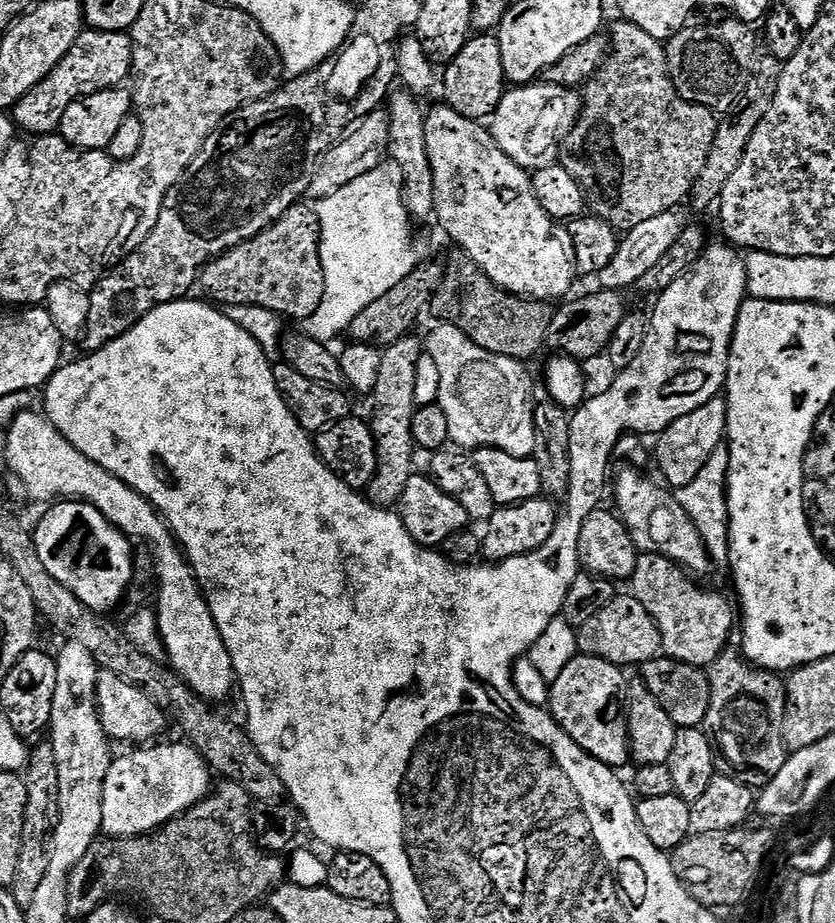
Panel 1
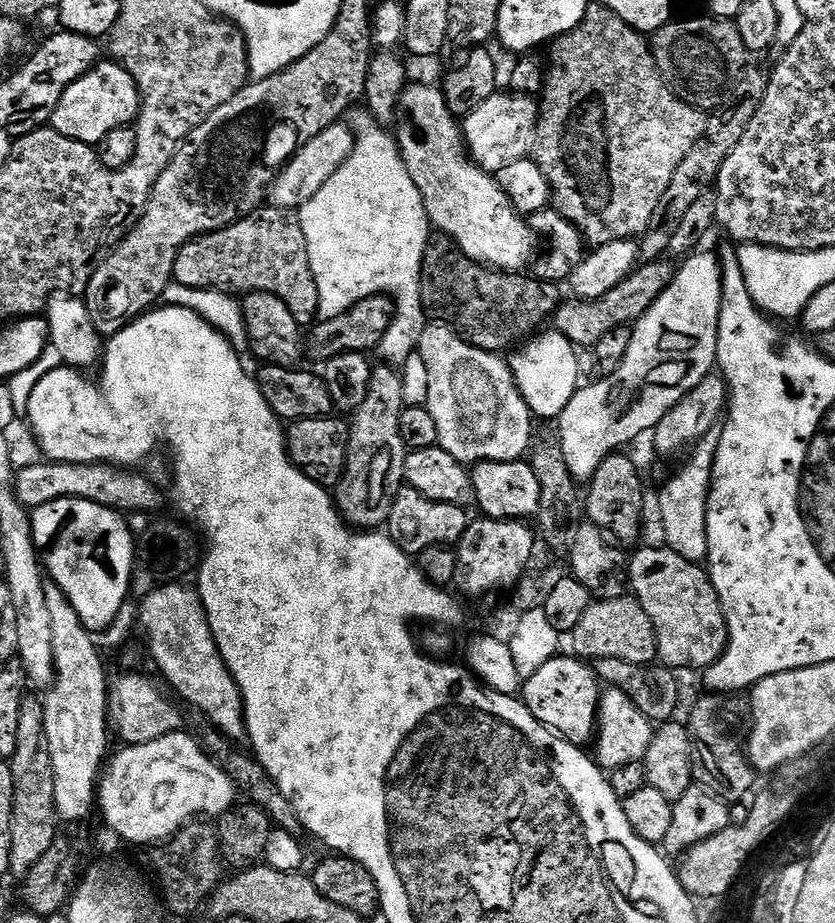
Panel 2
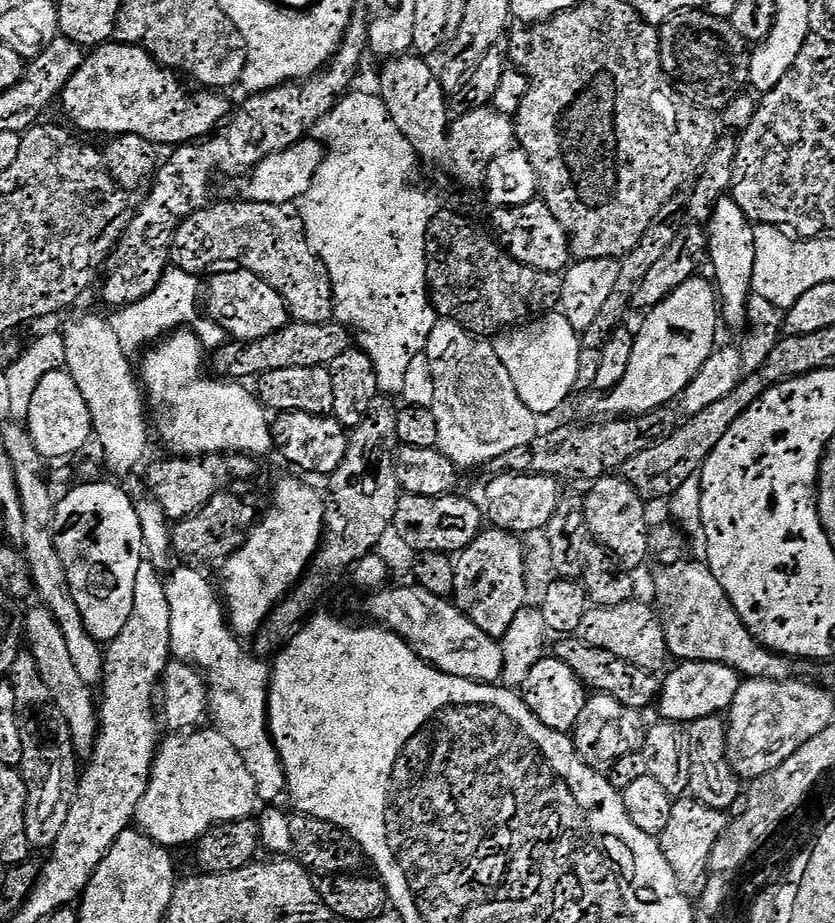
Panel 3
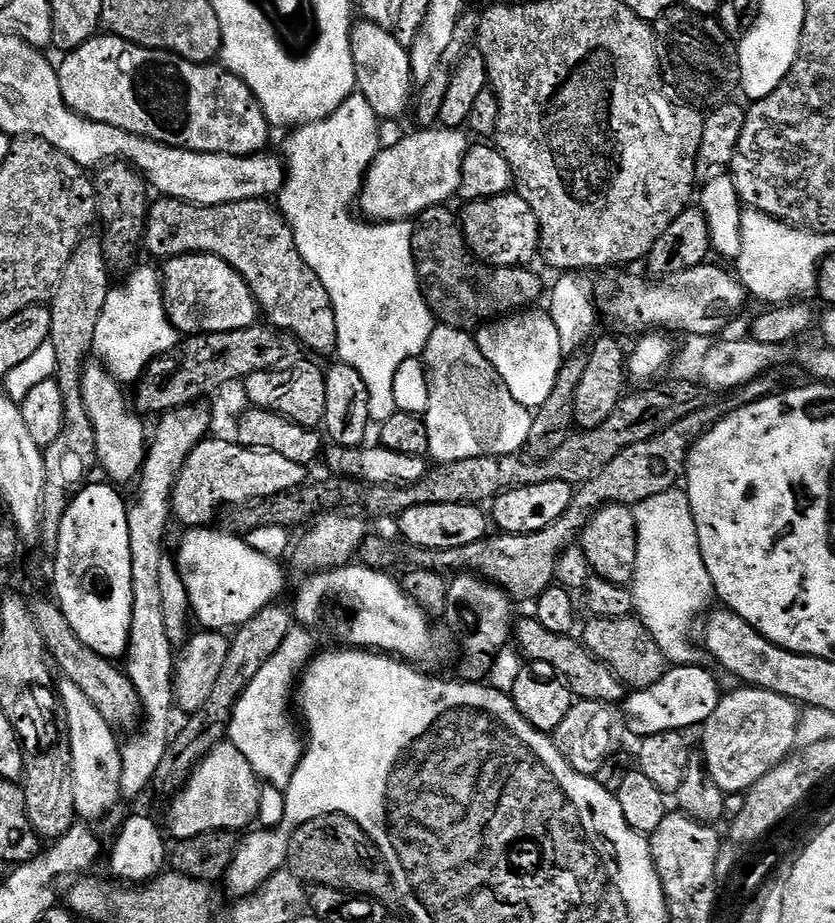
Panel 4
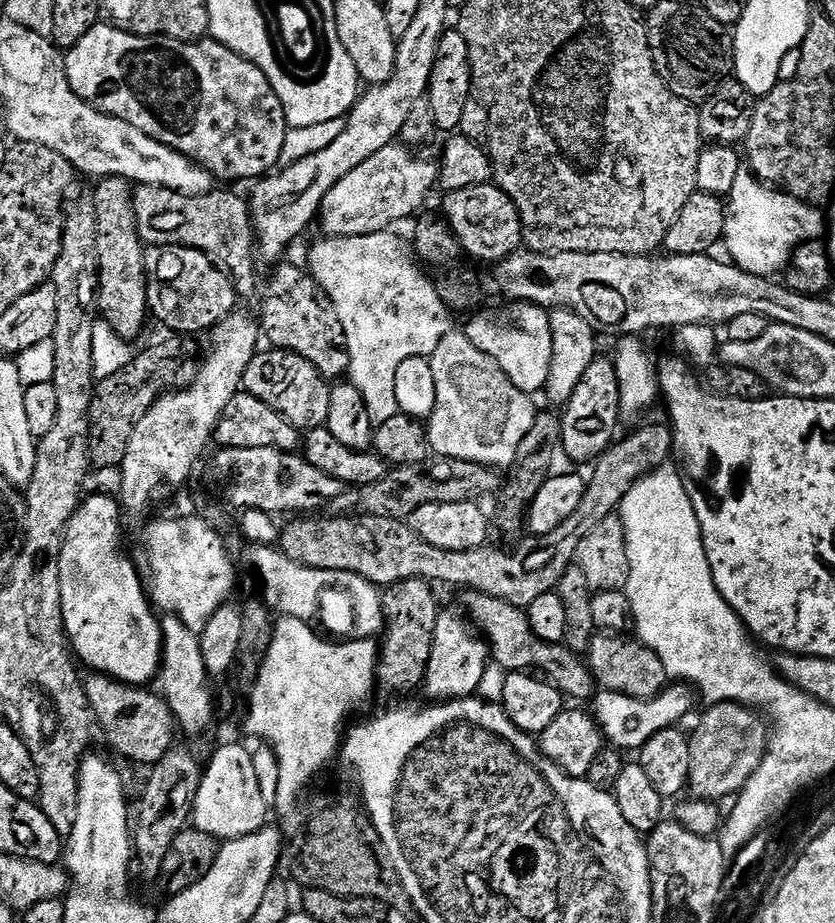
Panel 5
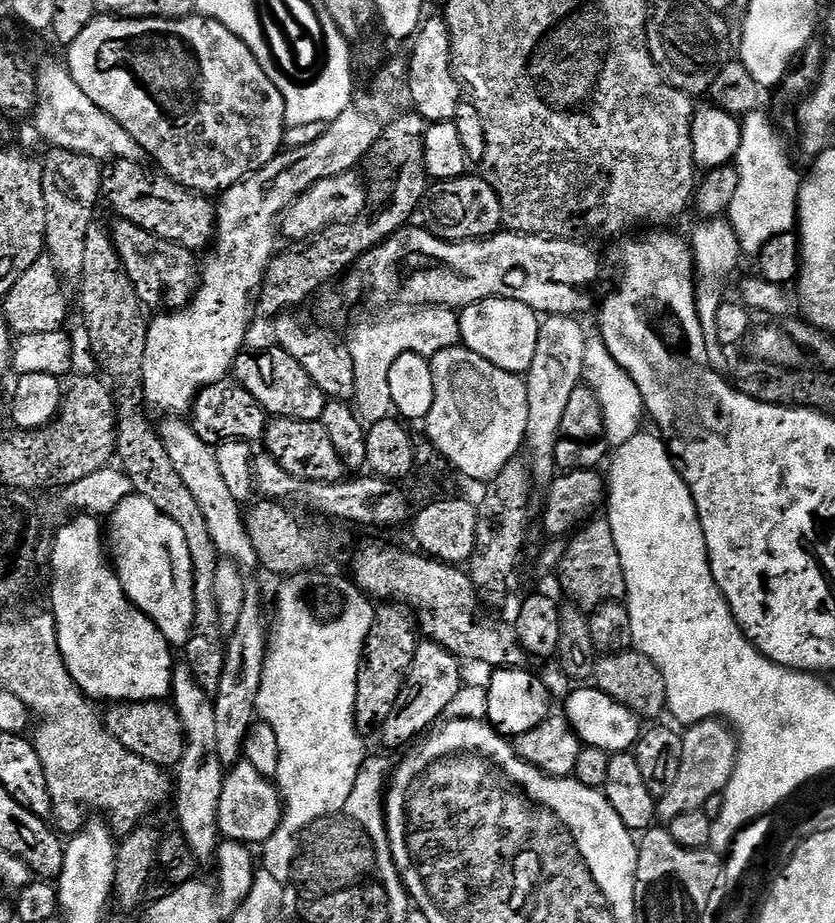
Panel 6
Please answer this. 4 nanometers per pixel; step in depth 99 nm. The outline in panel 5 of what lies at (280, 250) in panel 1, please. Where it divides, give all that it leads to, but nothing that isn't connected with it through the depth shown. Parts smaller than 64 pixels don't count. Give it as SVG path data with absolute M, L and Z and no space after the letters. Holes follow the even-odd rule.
M141 184L132 193L132 209L140 238L145 245L176 244L182 247L196 248L212 260L214 266L224 273L231 273L237 281L248 280L252 276L252 256L254 260L254 229L252 214L247 199L235 196L232 192L213 190L205 196L182 194L161 185ZM283 264L279 265L281 268L268 280L268 289L264 292L264 301L260 304L260 316L258 315L259 331L263 339L265 336L272 343L269 345L273 349L298 354L306 358L306 362L310 362L310 366L314 366L314 370L318 370L318 374L322 374L325 380L339 381L348 371L348 354L346 336L334 304L303 267L300 269L292 264Z

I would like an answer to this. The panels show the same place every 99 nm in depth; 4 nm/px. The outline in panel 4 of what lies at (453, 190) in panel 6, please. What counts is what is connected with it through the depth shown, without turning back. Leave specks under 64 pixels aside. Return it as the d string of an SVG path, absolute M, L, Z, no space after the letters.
M515 191L507 192L501 196L494 198L486 198L485 200L469 200L463 205L464 209L459 209L458 219L460 222L460 229L464 231L464 237L468 243L468 248L483 264L492 264L495 268L514 268L517 266L528 266L533 262L532 259L537 259L540 256L540 227L538 226L538 218L534 218L534 210L530 210L530 202L526 202L526 198L522 198Z

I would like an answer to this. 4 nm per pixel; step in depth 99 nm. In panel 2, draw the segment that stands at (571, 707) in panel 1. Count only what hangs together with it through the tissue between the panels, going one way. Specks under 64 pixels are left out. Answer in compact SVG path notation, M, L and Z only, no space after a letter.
M557 654L522 684L524 705L545 728L563 736L571 744L584 746L596 731L596 714L600 707L602 685L593 669L585 661L571 654Z

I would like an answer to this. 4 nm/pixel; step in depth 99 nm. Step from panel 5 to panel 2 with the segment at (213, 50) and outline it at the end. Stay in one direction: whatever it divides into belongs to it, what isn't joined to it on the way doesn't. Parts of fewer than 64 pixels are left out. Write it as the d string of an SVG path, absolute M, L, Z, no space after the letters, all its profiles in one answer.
M97 63L62 94L50 121L50 126L58 134L96 146L106 134L110 134L110 130L131 125L139 116L140 93L136 91L134 78L124 69L123 63L104 63Z

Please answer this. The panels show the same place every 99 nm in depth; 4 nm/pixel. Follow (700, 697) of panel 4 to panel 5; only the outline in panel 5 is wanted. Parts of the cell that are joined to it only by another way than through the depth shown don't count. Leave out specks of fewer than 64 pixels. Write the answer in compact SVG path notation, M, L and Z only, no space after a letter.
M680 682L665 687L663 692L649 700L600 690L591 701L590 711L596 718L596 725L604 733L605 741L613 749L639 750L646 742L650 742L650 738L654 738L654 734L667 728L675 728L681 723L679 720L692 708L692 696L694 700L693 689Z

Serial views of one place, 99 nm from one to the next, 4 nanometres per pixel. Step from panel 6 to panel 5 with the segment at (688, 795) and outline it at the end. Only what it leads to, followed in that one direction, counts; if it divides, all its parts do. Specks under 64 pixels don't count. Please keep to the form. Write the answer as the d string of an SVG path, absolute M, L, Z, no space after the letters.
M713 704L707 710L688 741L688 788L697 800L720 802L723 796L735 797L751 778L767 749L770 728L753 709L743 704Z

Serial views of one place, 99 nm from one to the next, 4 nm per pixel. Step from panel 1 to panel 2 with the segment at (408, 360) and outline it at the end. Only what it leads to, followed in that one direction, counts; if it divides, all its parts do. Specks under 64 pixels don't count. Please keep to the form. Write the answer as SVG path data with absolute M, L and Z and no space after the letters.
M392 366L373 367L370 378L370 390L366 402L358 406L348 429L348 461L344 467L344 476L334 488L334 503L344 518L345 524L356 530L380 530L387 525L388 515L396 493L402 487L404 475L404 458L406 449L402 434L398 430L398 418L405 408L403 400L403 375Z

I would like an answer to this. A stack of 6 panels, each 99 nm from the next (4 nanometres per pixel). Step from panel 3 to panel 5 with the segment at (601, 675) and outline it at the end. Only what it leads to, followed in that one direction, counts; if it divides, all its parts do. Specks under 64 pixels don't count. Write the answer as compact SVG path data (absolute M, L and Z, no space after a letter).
M469 591L467 596L466 612L471 623L479 629L483 639L490 645L491 659L500 664L507 673L531 673L535 670L547 677L550 683L572 702L584 702L580 700L588 702L595 697L598 685L592 676L591 668L577 653L570 651L563 642L551 644L538 638L538 634L534 634L530 626L525 609L514 606L510 602L502 602L502 598L490 598L481 592Z

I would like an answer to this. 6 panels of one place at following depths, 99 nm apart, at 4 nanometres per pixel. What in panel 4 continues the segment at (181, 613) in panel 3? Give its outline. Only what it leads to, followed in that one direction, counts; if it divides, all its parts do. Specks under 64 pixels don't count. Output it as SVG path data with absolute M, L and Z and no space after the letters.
M300 626L293 627L292 632L286 634L286 642L282 642L282 646L278 646L274 658L270 658L270 662L266 662L266 666L262 666L262 670L258 670L258 674L254 674L254 682L250 682L246 686L246 690L242 694L242 698L238 698L238 702L234 706L234 714L230 718L227 739L240 751L242 758L246 758L246 762L250 762L257 777L272 788L283 790L290 786L290 778L294 778L294 770L306 751L301 733L300 736L296 733L296 728L292 725L291 718L288 717L288 704L290 708L290 701L294 696L294 685L313 659L312 635L311 631Z

